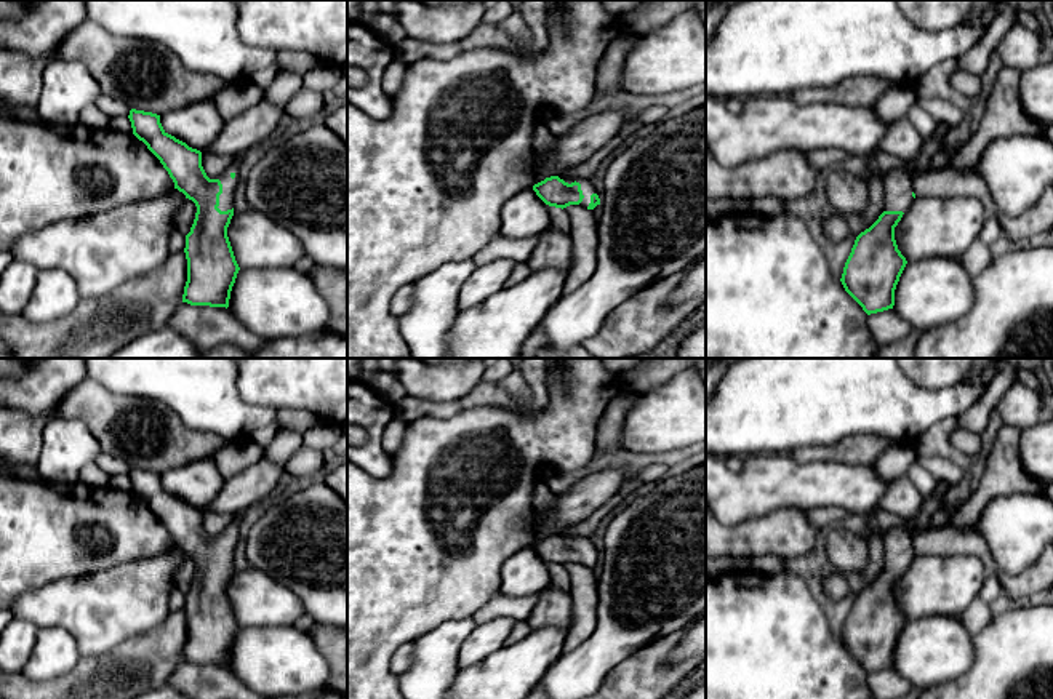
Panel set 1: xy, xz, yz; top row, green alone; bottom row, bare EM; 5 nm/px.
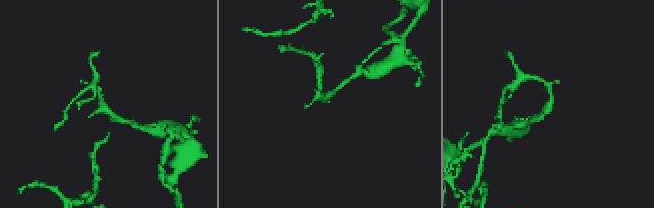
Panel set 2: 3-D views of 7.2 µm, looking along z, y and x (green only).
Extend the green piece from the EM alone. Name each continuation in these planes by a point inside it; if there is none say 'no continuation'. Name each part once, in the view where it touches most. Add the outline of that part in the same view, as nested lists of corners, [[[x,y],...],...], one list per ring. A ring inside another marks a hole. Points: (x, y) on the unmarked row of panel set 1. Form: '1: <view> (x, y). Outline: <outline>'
1: xy (226, 557). Outline: [[[234,518],[232,523],[227,526],[227,529],[218,536],[222,542],[222,552],[219,553],[219,565],[218,565],[221,569],[234,566],[234,552],[238,541],[238,526],[240,521]]]

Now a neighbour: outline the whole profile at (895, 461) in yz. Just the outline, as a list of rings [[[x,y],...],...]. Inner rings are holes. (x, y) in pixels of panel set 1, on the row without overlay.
[[[895,441],[874,461],[872,469],[882,480],[893,480],[906,475],[917,457],[914,443]]]

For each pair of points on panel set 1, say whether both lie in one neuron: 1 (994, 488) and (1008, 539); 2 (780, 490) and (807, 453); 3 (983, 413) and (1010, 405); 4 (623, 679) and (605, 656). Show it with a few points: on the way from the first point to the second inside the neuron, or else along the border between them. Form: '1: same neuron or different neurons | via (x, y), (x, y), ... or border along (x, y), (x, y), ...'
1: different neurons | border along (1034, 491), (992, 498), (975, 528)
2: different neurons | border along (789, 453), (802, 463), (839, 461)
3: different neurons | border along (1015, 378), (994, 410)
4: different neurons | border along (647, 647), (628, 656), (600, 682)

